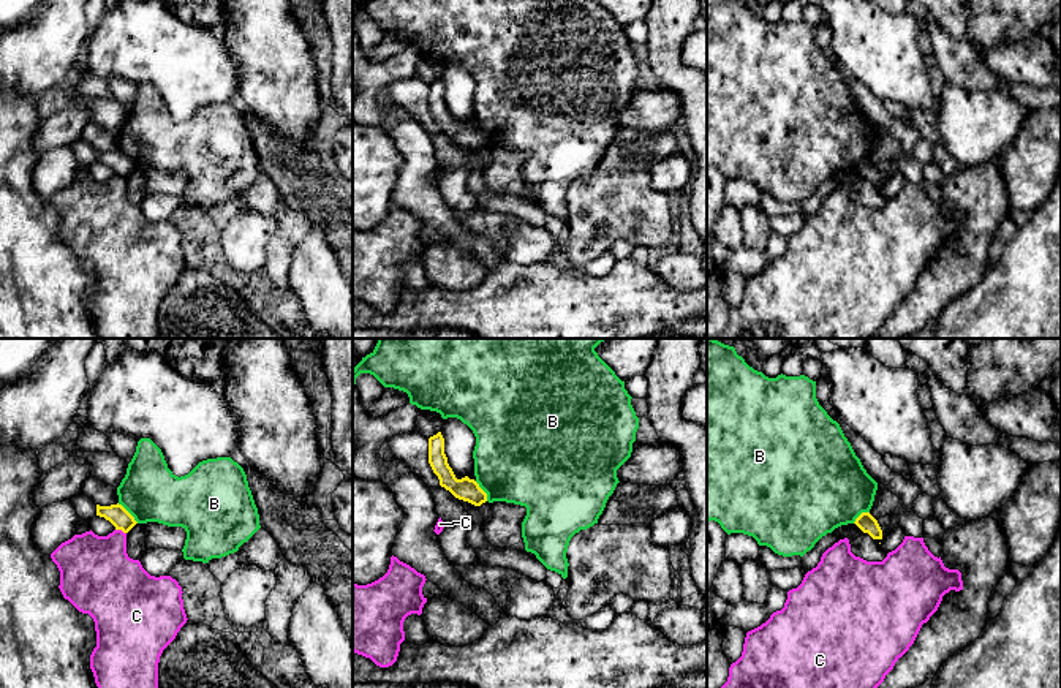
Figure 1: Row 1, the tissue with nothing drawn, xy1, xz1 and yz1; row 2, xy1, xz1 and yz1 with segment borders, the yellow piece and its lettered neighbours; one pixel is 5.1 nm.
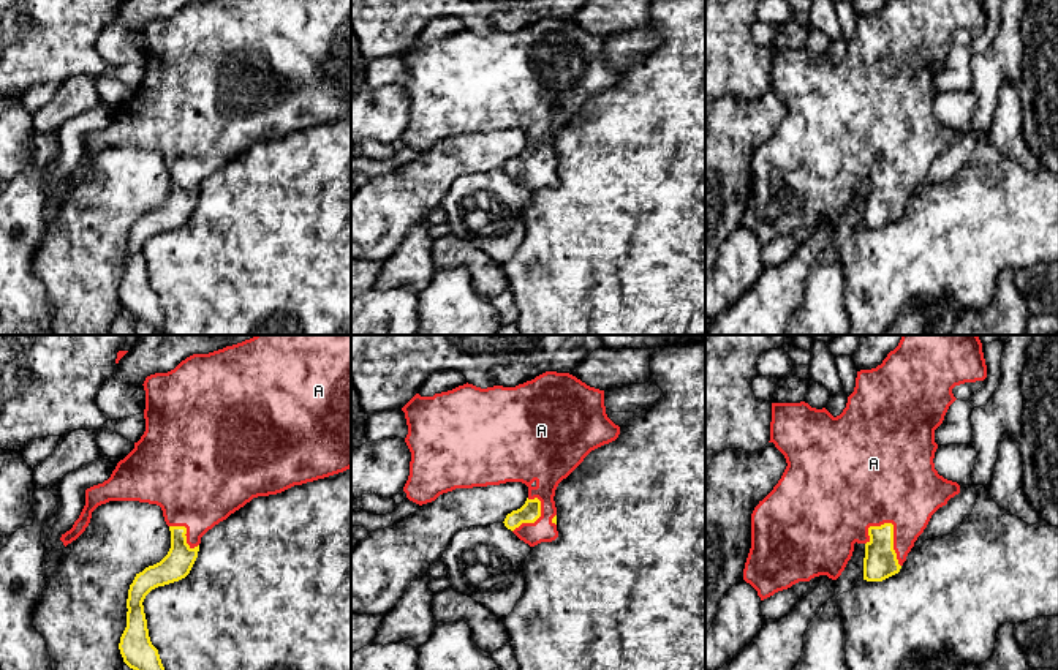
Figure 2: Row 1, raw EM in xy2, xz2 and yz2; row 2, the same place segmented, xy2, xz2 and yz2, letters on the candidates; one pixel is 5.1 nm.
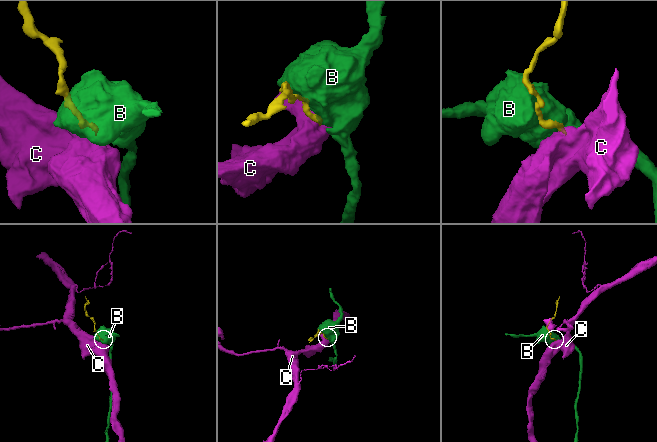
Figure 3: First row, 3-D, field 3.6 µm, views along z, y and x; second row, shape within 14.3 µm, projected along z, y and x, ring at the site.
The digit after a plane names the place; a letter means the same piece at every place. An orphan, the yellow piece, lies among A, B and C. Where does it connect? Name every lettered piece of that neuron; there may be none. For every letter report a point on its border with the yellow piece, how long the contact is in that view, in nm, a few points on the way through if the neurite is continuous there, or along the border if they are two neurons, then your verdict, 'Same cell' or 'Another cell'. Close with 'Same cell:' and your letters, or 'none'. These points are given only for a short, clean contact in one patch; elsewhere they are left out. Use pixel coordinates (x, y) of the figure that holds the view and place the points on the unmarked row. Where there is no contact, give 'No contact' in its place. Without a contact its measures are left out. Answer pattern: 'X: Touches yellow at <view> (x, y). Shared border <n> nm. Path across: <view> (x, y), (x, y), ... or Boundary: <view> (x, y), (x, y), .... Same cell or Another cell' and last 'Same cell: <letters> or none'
A: Touches yellow at yz2 (892, 180). Shared border 260 nm. Same cell
B: Touches yellow at xy1 (128, 158). Shared border 150 nm. Another cell
C: Touches yellow at xy1 (120, 174). Shared border 60 nm. Boundary: xy1 (116, 174), (125, 179). Another cell
Same cell: A

